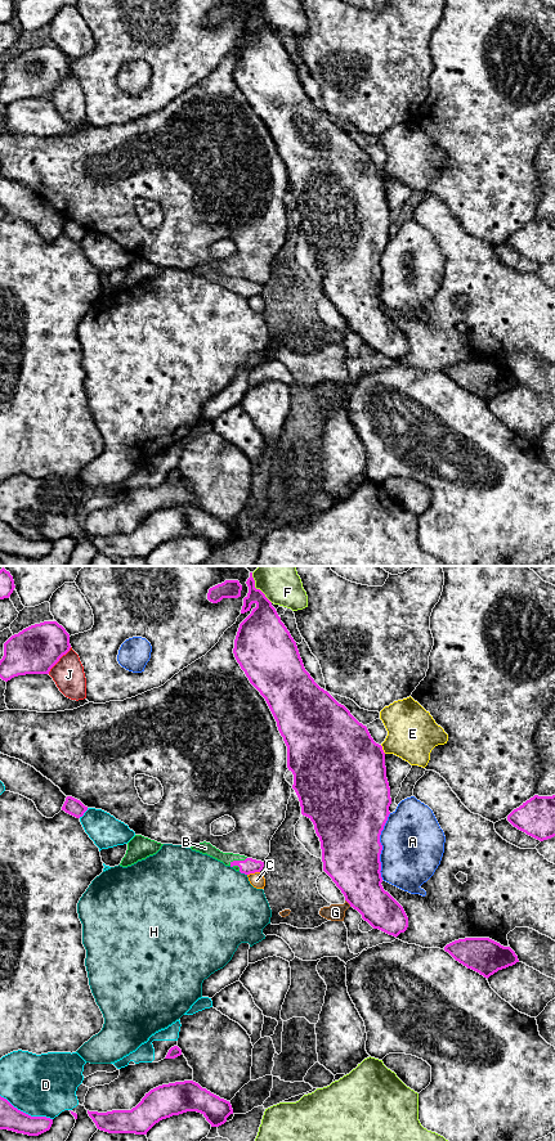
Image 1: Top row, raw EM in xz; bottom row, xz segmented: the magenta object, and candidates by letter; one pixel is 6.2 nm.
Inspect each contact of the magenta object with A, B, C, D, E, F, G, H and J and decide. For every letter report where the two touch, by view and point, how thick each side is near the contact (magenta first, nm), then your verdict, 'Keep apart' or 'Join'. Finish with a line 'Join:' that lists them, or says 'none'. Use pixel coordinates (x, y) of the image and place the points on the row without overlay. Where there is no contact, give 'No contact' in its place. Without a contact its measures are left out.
A: Touches magenta at xz (381, 270). Thickness 420 nm (magenta) against 380 nm. Keep apart
B: Touches magenta at xz (237, 284). Thickness 100 nm (magenta) against 80 nm. Join
C: Touches magenta at xz (253, 296). Thickness 100 nm (magenta) against 90 nm. Join
D: Touches magenta at xz (25, 537). Thickness 140 nm (magenta) against 380 nm. Keep apart
E: Touches magenta at xz (381, 173). Thickness 480 nm (magenta) against 320 nm. Keep apart
F: Touches magenta at xz (259, 13). Thickness 260 nm (magenta) against 190 nm. Keep apart
G: Touches magenta at xz (348, 326). Thickness 340 nm (magenta) against 110 nm. Keep apart
H: Touches magenta at xz (242, 296). Thickness 100 nm (magenta) against 480 nm. Keep apart
J: Touches magenta at xz (58, 84). Thickness 300 nm (magenta) against 190 nm. Keep apart
Join: B, C

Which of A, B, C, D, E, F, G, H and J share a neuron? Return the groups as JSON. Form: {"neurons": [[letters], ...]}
{"neurons": [["A"], ["B", "C"], ["D"], ["E"], ["F"], ["G"], ["H"], ["J"]]}

